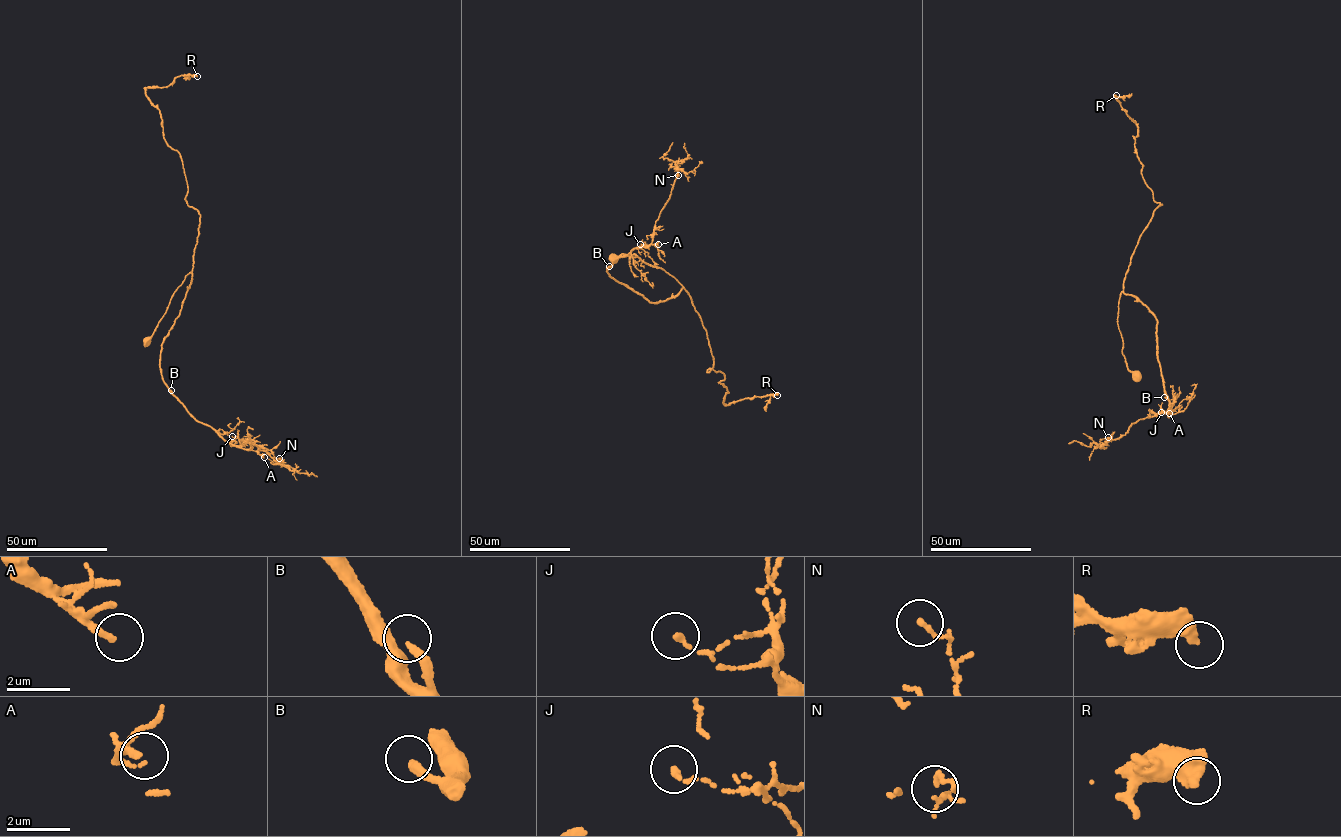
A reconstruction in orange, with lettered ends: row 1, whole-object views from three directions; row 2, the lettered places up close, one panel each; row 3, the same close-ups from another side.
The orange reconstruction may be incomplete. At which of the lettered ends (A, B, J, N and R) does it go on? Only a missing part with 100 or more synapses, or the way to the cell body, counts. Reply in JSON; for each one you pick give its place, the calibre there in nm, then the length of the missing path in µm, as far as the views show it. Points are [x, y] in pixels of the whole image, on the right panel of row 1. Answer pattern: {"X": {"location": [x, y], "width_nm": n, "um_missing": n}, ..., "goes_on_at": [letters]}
{"B": {"location": [1164, 397], "width_nm": 240, "um_missing": 35}, "R": {"location": [1116, 95], "width_nm": 440, "um_missing": 60}, "goes_on_at": ["B", "R"]}

